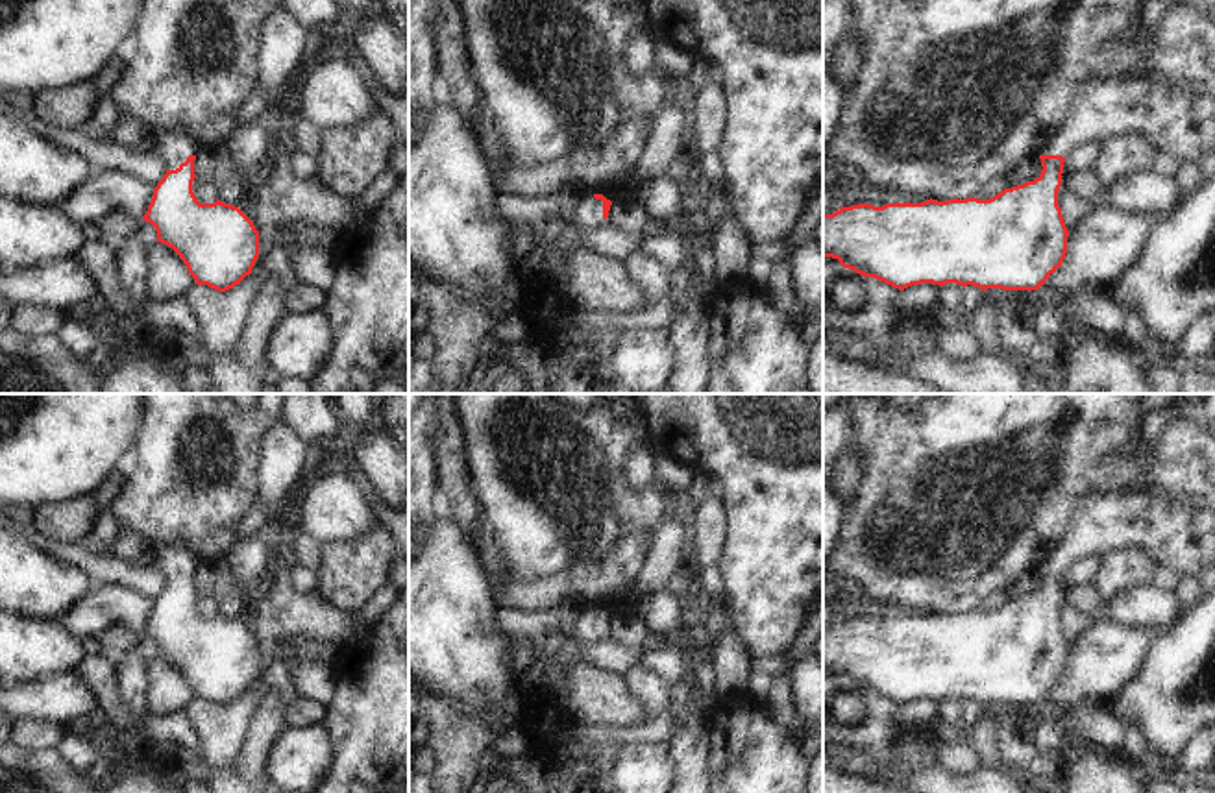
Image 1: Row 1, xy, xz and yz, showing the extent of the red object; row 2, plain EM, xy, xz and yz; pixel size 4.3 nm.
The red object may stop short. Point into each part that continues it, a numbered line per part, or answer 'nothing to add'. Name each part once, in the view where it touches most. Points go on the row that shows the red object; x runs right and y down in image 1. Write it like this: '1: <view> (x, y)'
1: xy (174, 148)

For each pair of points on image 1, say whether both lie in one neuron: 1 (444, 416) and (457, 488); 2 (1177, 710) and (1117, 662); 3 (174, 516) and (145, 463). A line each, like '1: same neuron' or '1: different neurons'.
1: same neuron
2: different neurons
3: same neuron

